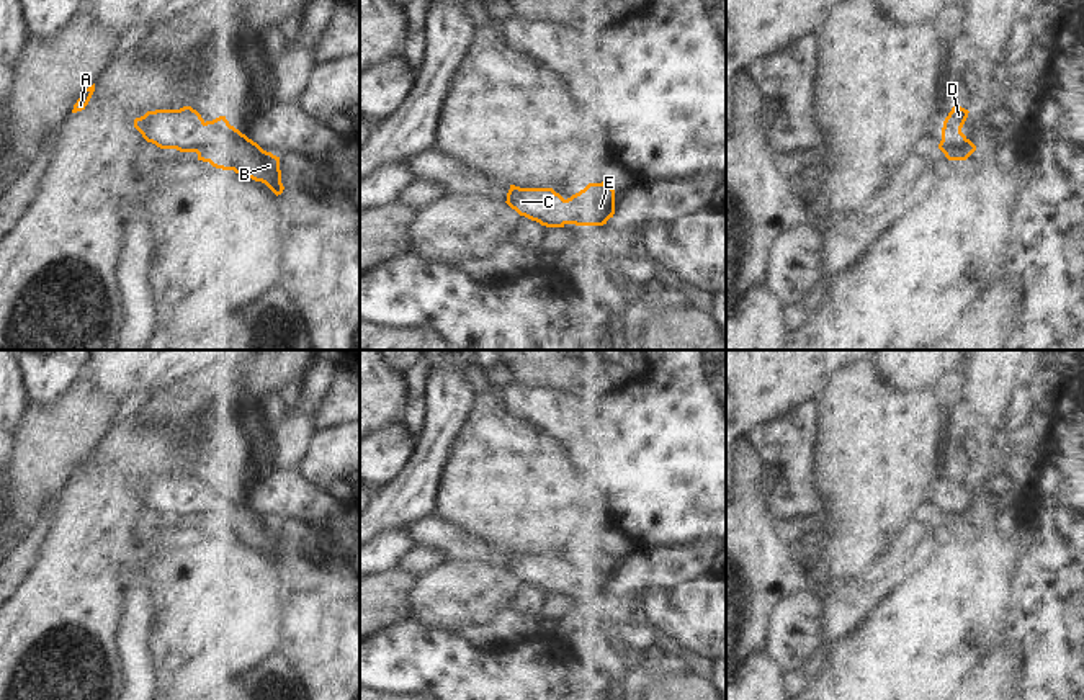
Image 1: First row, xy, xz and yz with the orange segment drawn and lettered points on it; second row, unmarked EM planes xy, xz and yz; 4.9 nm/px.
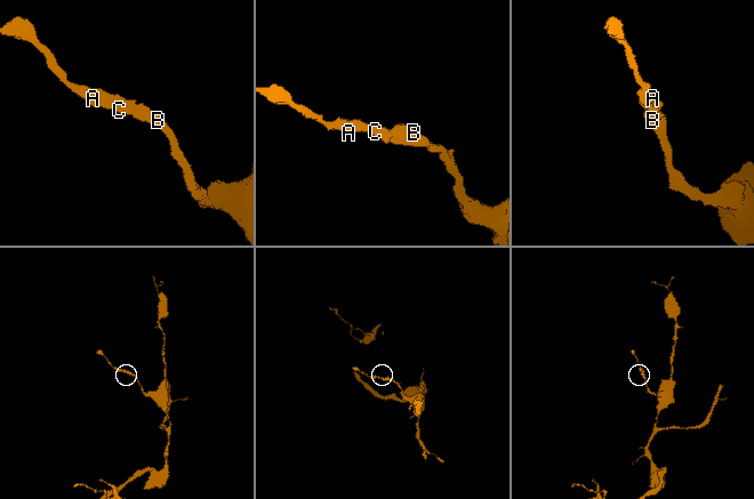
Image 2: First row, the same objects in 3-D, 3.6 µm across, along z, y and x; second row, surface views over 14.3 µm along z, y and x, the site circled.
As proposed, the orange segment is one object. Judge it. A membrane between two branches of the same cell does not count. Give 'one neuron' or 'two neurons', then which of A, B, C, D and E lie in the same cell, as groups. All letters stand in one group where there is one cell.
one neuron; A B C D E

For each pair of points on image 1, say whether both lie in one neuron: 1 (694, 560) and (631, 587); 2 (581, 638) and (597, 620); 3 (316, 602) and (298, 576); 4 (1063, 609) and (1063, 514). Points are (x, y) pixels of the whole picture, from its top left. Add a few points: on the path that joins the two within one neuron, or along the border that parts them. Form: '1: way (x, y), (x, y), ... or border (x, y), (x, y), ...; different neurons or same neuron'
1: way (679, 565), (653, 566), (646, 573); same neuron
2: border (566, 627), (602, 635), (622, 635); different neurons
3: way (316, 596), (304, 583); same neuron
4: way (1058, 586), (1058, 537); same neuron

